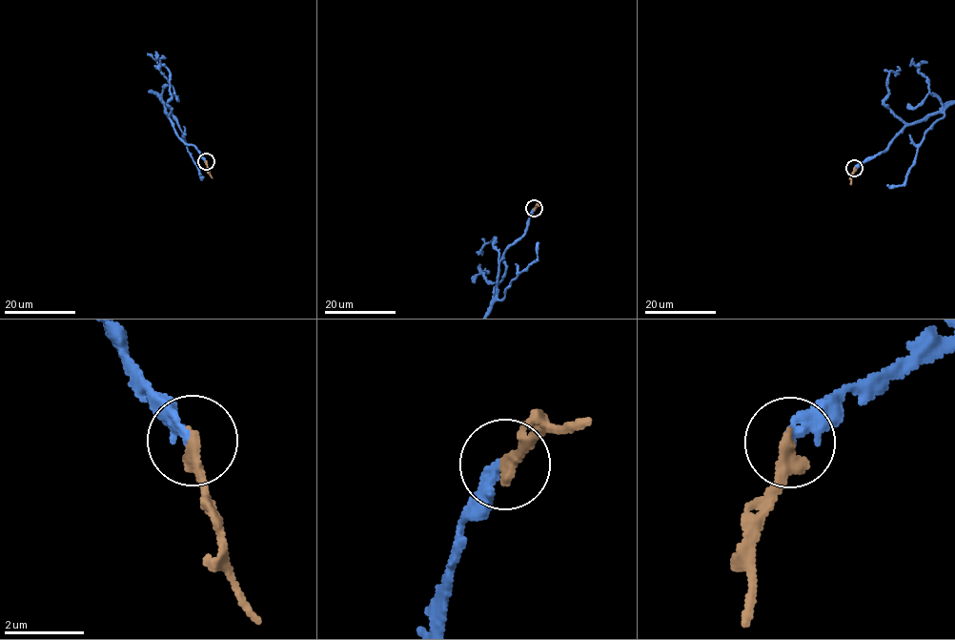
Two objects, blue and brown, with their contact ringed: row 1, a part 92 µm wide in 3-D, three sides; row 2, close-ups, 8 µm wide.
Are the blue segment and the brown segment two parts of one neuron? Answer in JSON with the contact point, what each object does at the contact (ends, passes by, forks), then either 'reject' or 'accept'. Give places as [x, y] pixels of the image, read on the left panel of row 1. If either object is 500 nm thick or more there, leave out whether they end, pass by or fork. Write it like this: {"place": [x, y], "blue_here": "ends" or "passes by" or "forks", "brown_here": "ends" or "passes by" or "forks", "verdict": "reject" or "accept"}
{"place": [206, 161], "blue_here": "ends", "brown_here": "ends", "verdict": "accept"}

